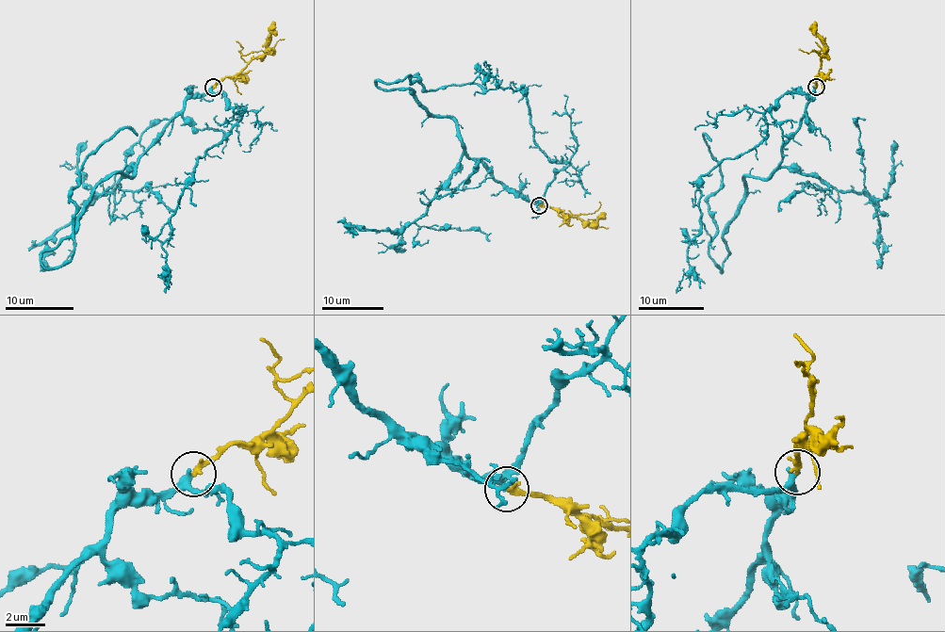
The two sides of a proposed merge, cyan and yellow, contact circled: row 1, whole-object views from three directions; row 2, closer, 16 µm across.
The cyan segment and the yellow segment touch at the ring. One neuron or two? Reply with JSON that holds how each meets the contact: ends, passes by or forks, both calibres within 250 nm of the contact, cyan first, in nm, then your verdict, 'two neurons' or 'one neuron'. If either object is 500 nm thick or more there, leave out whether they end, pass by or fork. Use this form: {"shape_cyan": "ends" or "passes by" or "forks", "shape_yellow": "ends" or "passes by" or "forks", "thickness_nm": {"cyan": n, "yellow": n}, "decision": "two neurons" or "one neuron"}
{"shape_cyan": "passes by", "shape_yellow": "ends", "thickness_nm": {"cyan": 260, "yellow": 280}, "decision": "one neuron"}

